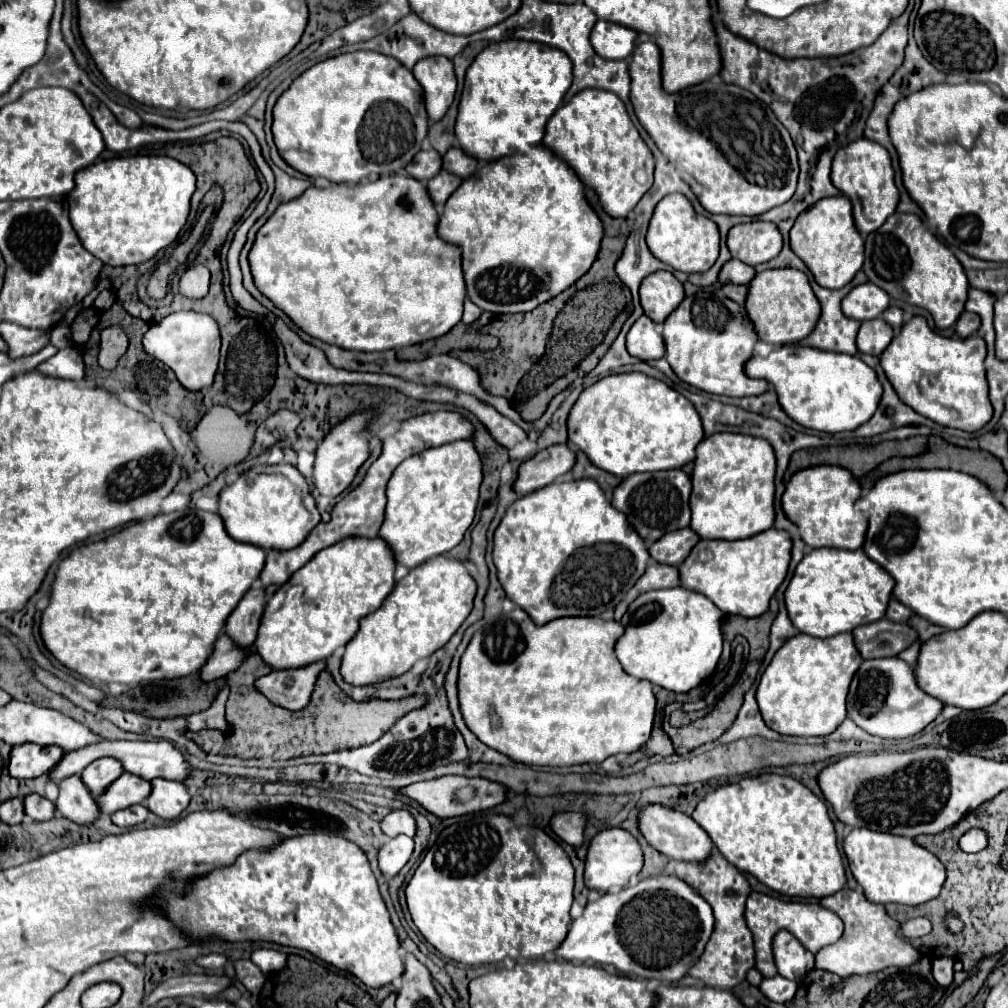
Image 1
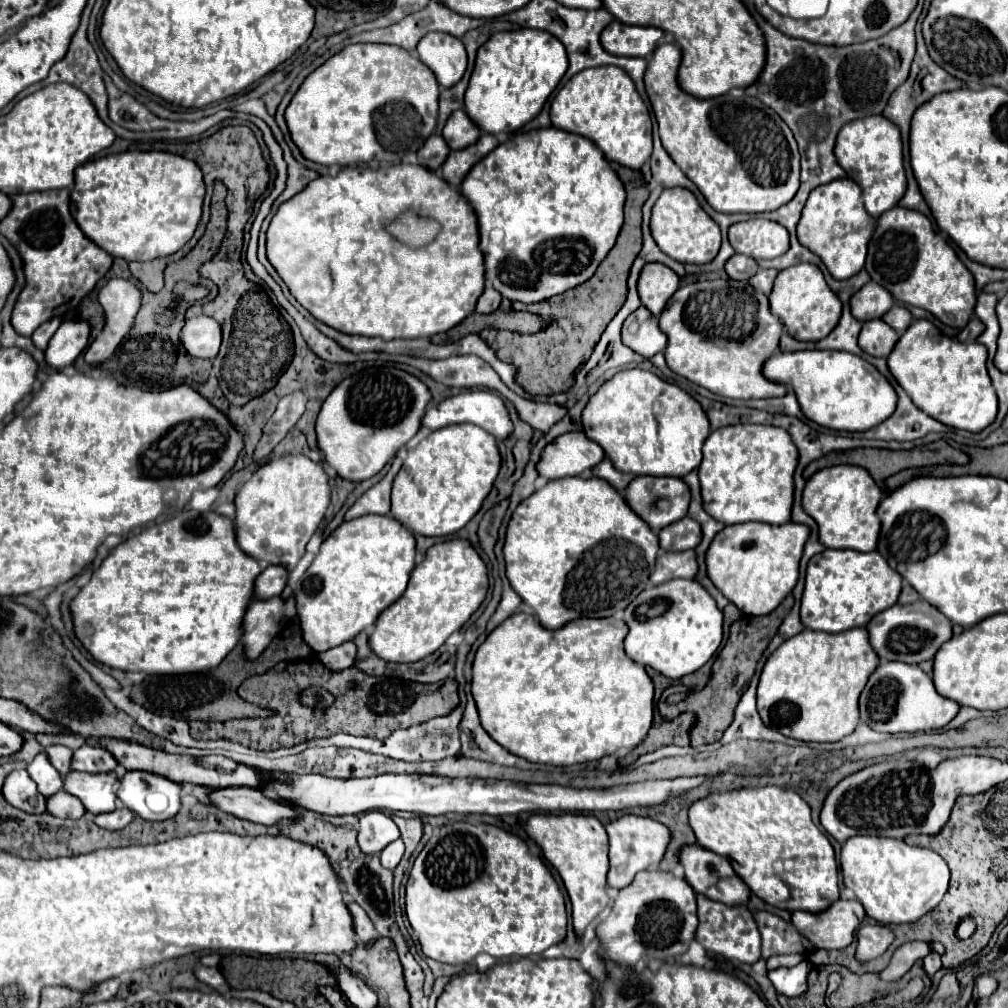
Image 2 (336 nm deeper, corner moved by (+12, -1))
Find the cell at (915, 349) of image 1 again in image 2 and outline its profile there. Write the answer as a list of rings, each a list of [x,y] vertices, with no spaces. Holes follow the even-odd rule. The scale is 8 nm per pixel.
[[[916,319],[898,339],[886,361],[898,385],[920,411],[948,427],[980,433],[996,419],[998,413],[996,393],[986,371],[986,357],[988,351],[982,343],[950,339],[930,321]]]

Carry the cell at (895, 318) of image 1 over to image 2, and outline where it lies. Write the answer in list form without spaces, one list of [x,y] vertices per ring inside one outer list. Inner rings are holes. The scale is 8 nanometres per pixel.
[[[894,305],[882,319],[884,319],[890,327],[894,327],[894,331],[896,331],[898,335],[902,335],[902,333],[908,329],[908,325],[912,323],[910,311],[908,311],[906,307],[902,307],[902,305]]]

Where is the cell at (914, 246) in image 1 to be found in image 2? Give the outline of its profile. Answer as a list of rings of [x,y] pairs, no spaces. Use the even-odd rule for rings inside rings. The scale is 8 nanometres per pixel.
[[[892,207],[888,213],[882,213],[876,221],[876,229],[872,233],[872,239],[868,243],[868,257],[866,257],[866,271],[884,289],[892,293],[896,301],[922,307],[930,311],[938,321],[942,321],[948,327],[962,329],[970,321],[970,315],[976,305],[976,287],[972,273],[962,265],[962,261],[956,257],[954,249],[948,245],[948,241],[934,231],[930,219],[922,215],[920,211],[910,211],[904,207]]]

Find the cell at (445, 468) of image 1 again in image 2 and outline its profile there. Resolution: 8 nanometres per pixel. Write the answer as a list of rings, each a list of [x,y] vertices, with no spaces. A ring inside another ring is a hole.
[[[464,423],[432,431],[404,459],[392,485],[390,515],[414,535],[446,537],[460,531],[482,507],[500,469],[496,439],[484,429]]]

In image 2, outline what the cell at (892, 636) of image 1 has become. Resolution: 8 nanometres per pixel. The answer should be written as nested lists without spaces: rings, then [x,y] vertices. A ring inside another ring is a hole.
[[[916,601],[912,605],[894,605],[890,609],[880,611],[866,625],[870,635],[870,645],[882,661],[902,661],[902,663],[920,663],[930,661],[938,647],[952,637],[950,621],[940,615],[940,611],[926,601]]]

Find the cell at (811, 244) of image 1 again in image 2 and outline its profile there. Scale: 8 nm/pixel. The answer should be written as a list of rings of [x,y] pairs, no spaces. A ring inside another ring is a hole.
[[[844,177],[820,185],[810,193],[798,223],[798,241],[822,259],[834,279],[850,279],[864,267],[872,229],[874,221],[864,213],[860,187]]]

